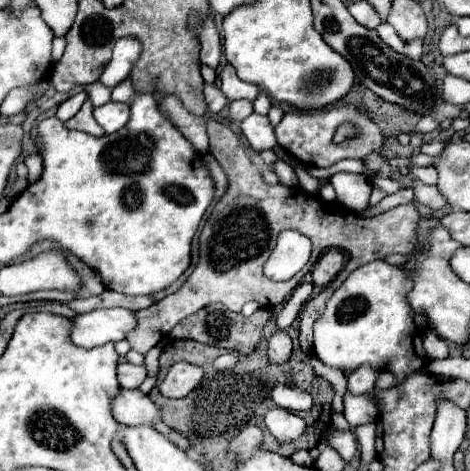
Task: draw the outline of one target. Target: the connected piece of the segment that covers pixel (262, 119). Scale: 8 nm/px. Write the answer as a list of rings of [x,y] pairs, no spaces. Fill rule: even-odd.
[[[251,113],[251,115],[241,123],[241,131],[243,131],[243,135],[247,137],[251,149],[255,149],[255,151],[265,151],[265,149],[277,151],[277,147],[279,147],[277,137],[273,135],[273,125],[269,123],[267,115]]]

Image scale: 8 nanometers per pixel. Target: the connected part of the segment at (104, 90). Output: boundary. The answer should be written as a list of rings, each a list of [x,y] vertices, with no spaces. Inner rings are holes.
[[[100,81],[85,86],[85,91],[88,94],[93,104],[98,103],[98,107],[109,102],[111,99],[112,89],[103,85]]]

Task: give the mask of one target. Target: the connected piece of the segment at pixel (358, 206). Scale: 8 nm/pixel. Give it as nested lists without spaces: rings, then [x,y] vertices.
[[[337,173],[331,177],[331,183],[337,191],[337,201],[345,203],[351,211],[361,211],[369,207],[371,197],[371,183],[365,175],[359,173]]]

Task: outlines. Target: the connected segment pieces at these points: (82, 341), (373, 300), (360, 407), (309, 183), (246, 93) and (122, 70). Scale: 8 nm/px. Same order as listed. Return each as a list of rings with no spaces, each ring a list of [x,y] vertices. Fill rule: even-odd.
[[[121,307],[81,313],[73,321],[71,341],[85,349],[99,347],[109,341],[121,341],[137,327],[135,313]]]
[[[381,259],[355,269],[327,301],[325,313],[315,321],[313,349],[317,359],[343,371],[353,371],[367,363],[375,369],[395,373],[397,383],[419,371],[427,361],[423,333],[415,327],[413,309],[407,303],[409,283],[413,279],[403,267]]]
[[[347,393],[345,395],[345,411],[343,411],[343,415],[349,421],[349,425],[357,427],[357,425],[365,425],[365,423],[375,421],[375,417],[379,415],[379,409],[371,401],[369,395]]]
[[[301,163],[293,165],[293,169],[295,169],[297,177],[299,177],[299,187],[301,187],[305,193],[309,193],[309,195],[318,193],[325,183],[329,182],[327,179],[315,179],[315,177],[311,177],[311,175],[305,171],[305,165],[301,165]]]
[[[225,65],[223,71],[219,73],[219,79],[221,77],[223,77],[221,91],[229,97],[229,101],[235,101],[235,99],[249,99],[249,101],[253,101],[259,95],[259,87],[253,85],[253,83],[241,81],[237,77],[237,73],[233,71],[233,65]]]
[[[119,39],[113,47],[113,59],[111,63],[105,67],[101,81],[109,87],[115,87],[117,83],[121,83],[123,79],[129,77],[131,69],[135,67],[137,59],[141,55],[141,43],[139,39]]]

